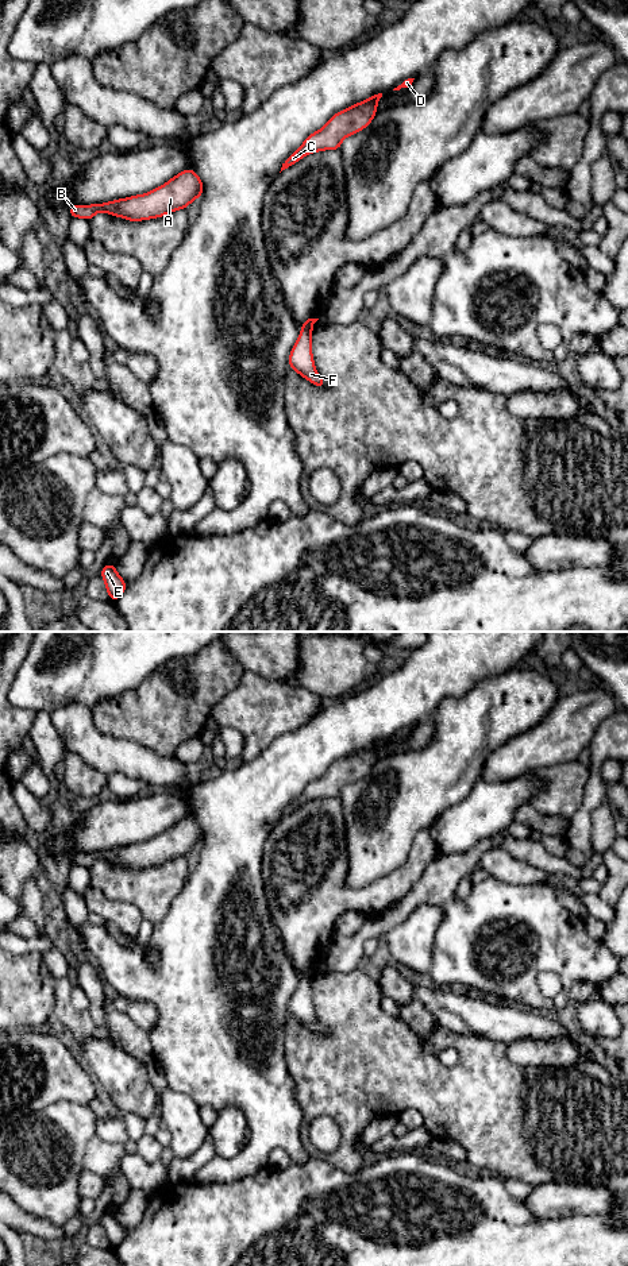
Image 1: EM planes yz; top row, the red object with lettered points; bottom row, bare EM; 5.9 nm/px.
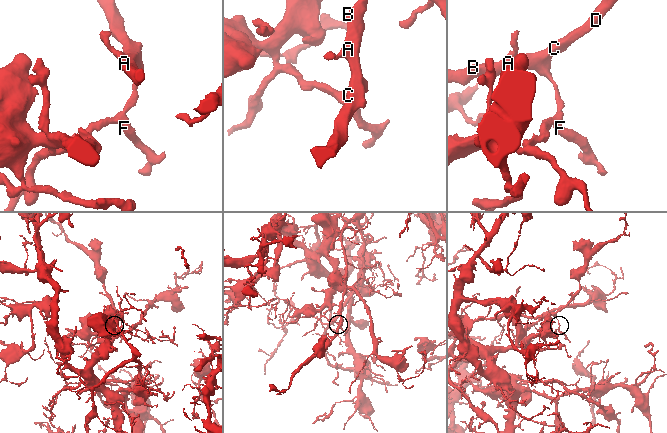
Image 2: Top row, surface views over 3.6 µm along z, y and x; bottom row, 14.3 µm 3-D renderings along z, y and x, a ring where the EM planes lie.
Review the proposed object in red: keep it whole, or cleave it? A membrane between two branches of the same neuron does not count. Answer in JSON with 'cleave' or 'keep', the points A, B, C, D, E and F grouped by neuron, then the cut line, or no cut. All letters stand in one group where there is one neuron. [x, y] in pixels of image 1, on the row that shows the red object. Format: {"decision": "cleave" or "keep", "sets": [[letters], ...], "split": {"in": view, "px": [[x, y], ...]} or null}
{"decision": "cleave", "sets": [["A", "B", "C", "D"], ["E", "F"]], "split": {"in": "yz", "px": [[303, 327], [311, 328]]}}

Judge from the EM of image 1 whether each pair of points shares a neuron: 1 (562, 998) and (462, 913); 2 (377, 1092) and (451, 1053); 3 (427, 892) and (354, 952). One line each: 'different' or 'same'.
1: same
2: different
3: same

